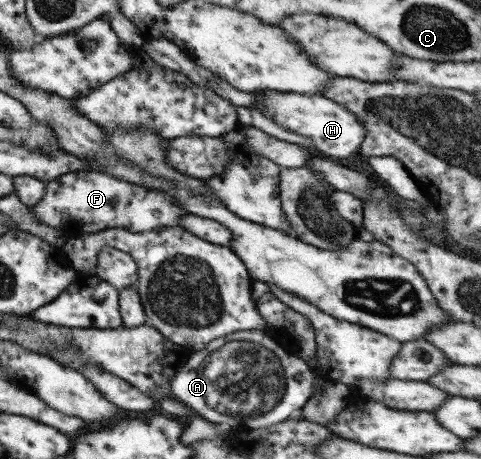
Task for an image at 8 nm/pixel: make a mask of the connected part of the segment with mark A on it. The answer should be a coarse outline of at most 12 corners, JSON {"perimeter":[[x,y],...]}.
{"perimeter":[[260,330],[189,353],[169,381],[212,423],[268,428],[311,397],[312,363]]}

